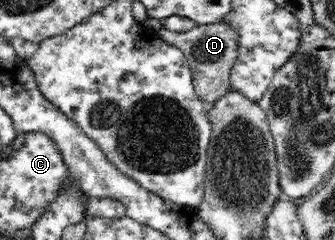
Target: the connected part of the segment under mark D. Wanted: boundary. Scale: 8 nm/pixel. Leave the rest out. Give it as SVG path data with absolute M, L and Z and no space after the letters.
M226 23L196 24L187 32L173 32L161 26L161 40L182 50L192 71L192 83L197 96L207 105L215 103L230 90L230 70L237 58L237 35Z

